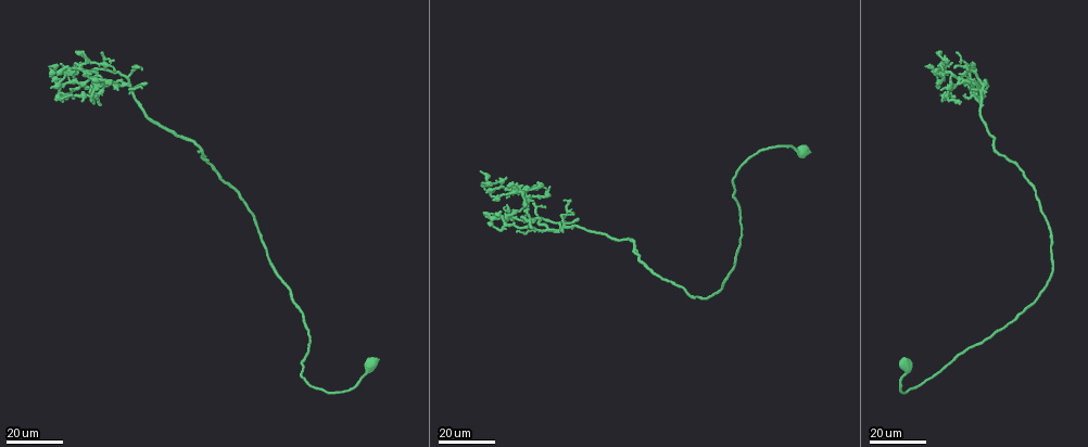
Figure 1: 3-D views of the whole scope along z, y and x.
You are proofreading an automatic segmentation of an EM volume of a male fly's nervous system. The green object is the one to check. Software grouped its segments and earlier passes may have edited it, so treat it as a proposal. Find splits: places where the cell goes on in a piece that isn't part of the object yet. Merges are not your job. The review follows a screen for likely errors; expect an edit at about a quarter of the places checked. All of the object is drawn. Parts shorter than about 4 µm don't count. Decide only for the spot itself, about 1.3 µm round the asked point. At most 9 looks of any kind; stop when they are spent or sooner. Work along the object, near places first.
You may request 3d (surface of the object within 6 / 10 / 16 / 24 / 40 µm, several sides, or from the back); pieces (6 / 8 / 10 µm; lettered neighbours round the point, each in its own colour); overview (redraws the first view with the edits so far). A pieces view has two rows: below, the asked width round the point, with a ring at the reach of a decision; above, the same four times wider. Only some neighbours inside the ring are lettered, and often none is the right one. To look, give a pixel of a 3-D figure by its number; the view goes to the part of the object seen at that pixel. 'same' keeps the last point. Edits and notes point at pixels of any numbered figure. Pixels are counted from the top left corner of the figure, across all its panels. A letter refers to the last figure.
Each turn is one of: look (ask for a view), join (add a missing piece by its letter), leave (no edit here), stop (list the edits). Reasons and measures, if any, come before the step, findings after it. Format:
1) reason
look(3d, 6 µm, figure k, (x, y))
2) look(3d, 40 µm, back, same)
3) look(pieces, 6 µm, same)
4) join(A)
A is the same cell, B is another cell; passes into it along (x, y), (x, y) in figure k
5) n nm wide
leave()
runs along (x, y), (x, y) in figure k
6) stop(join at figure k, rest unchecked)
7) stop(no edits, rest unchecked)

thin end
look(3d, 24 µm, figure 1, (960, 73))

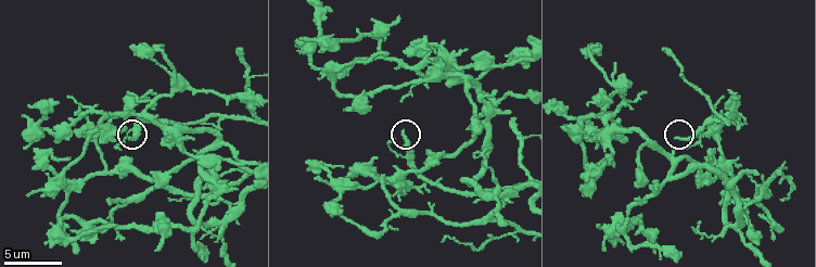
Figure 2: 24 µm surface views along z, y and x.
look(pieces, 8 µm, figure 2, (129, 136))

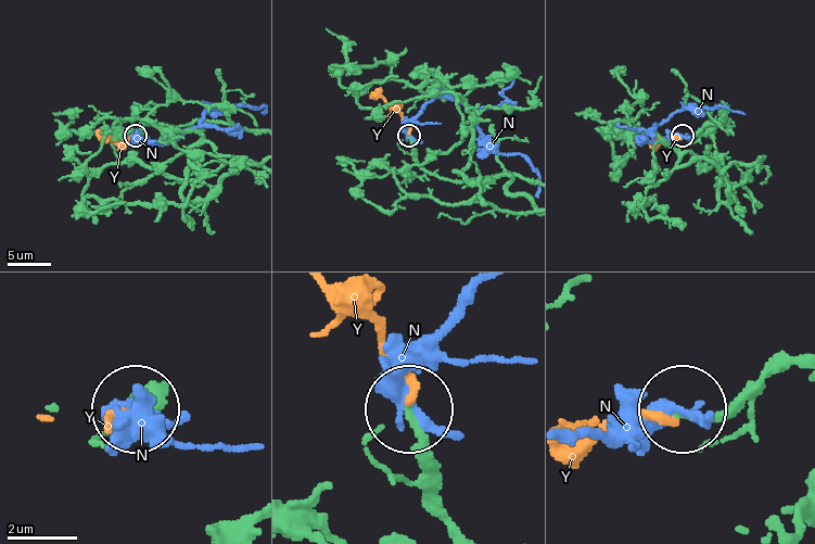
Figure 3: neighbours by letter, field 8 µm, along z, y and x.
190 nm wide
leave()
N and Y are other cells; runs along (520, 178), (437, 177), (418, 161), (409, 136) in figure 3; no lettered piece goes on from it

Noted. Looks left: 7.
look(3d, 10 µm, figure 2, (507, 226))

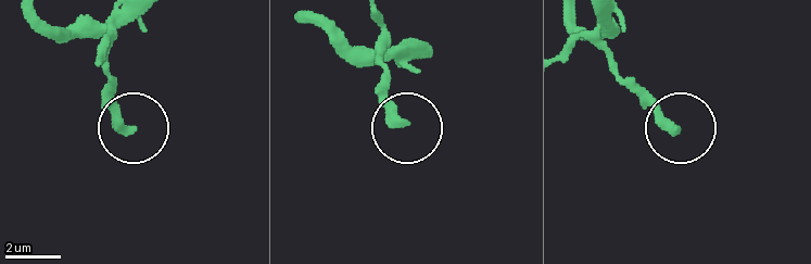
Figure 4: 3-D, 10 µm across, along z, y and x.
see the neighbours
look(pieces, 6 µm, figure 4, (403, 120))

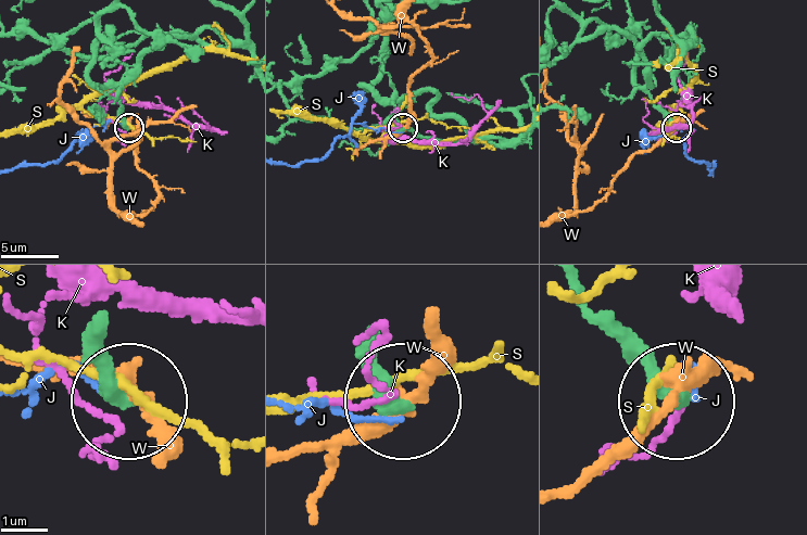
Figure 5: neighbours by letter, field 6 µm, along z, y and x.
340 nm wide
leave()
J, K, S and W are other cells; runs along (91, 336), (122, 392) in figure 5; no lettered piece goes on from it

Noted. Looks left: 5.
an open end
look(3d, 10 µm, figure 2, (110, 204))

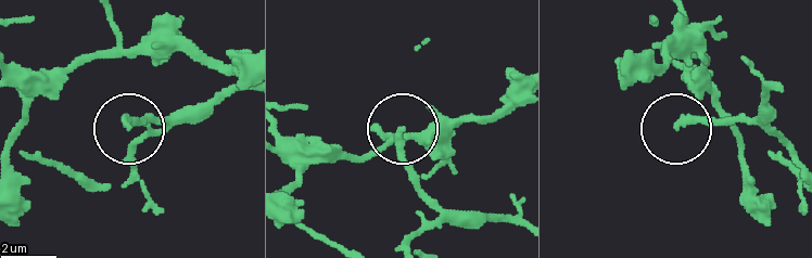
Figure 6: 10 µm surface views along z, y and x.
look(pieces, 10 µm, figure 6, (125, 124))

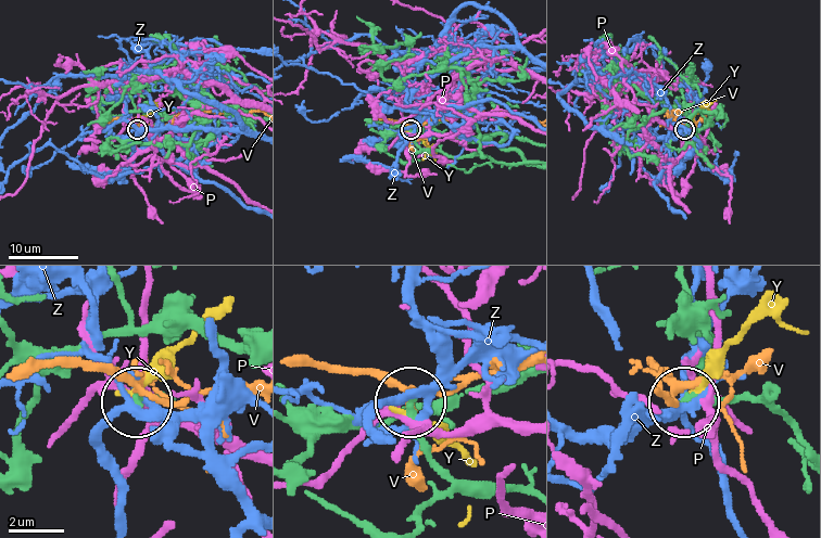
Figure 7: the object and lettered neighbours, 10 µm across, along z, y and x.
leave()
P, V, Y and Z are other cells; no lettered piece goes on from it

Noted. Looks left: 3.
free end
look(pieces, 6 µm, figure 2, (661, 50))

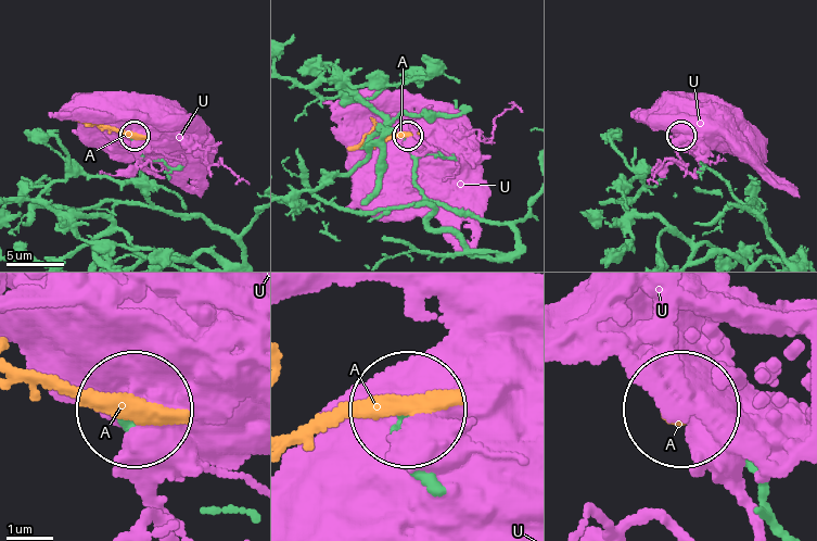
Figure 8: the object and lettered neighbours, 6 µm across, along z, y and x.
leave()
A and U are other cells; runs along (431, 489), (404, 415) in figure 8; no lettered piece goes on from it

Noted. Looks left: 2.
end of a long branch
look(pieces, 8 µm, figure 2, (110, 225))

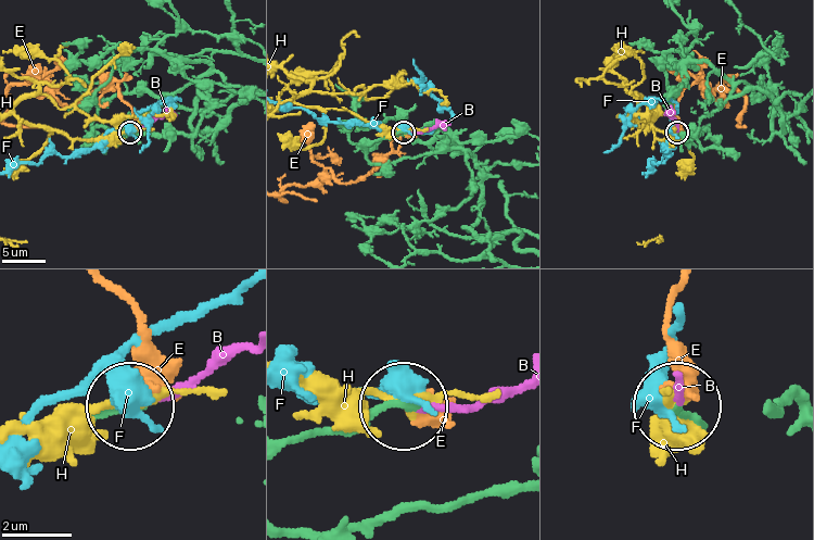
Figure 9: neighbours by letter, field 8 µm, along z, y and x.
join(B)
B is the same cell, E, F and H are other cells; passes into it along (383, 138), (449, 125) in figure 9; it goes on there

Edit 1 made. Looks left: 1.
stop(join at figure 9, rest unchecked)

